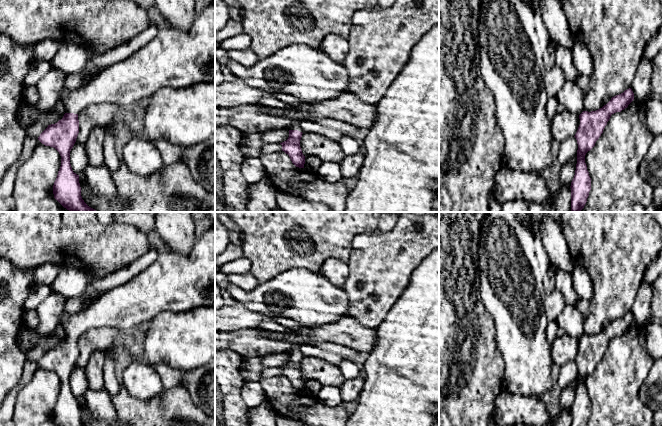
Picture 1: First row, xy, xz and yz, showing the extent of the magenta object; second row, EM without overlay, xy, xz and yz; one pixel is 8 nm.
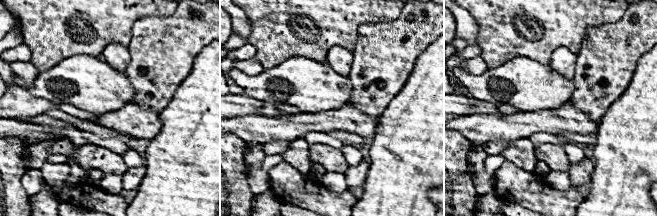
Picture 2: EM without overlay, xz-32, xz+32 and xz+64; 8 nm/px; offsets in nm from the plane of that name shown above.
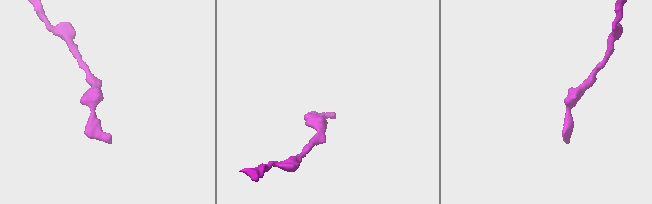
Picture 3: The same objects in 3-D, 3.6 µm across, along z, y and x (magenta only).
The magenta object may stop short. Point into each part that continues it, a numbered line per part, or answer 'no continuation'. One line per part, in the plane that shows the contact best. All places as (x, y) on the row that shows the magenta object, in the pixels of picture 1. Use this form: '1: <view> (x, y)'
1: xz (294, 125)

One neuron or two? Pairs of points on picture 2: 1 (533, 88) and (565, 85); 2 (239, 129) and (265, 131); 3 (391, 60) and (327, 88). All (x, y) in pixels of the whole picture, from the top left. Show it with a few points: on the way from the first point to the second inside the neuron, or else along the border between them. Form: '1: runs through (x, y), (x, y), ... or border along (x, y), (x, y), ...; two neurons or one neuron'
1: runs through (541, 88), (557, 88); one neuron
2: runs through (245, 129), (259, 129); one neuron
3: border along (348, 76), (352, 86), (349, 103); two neurons

